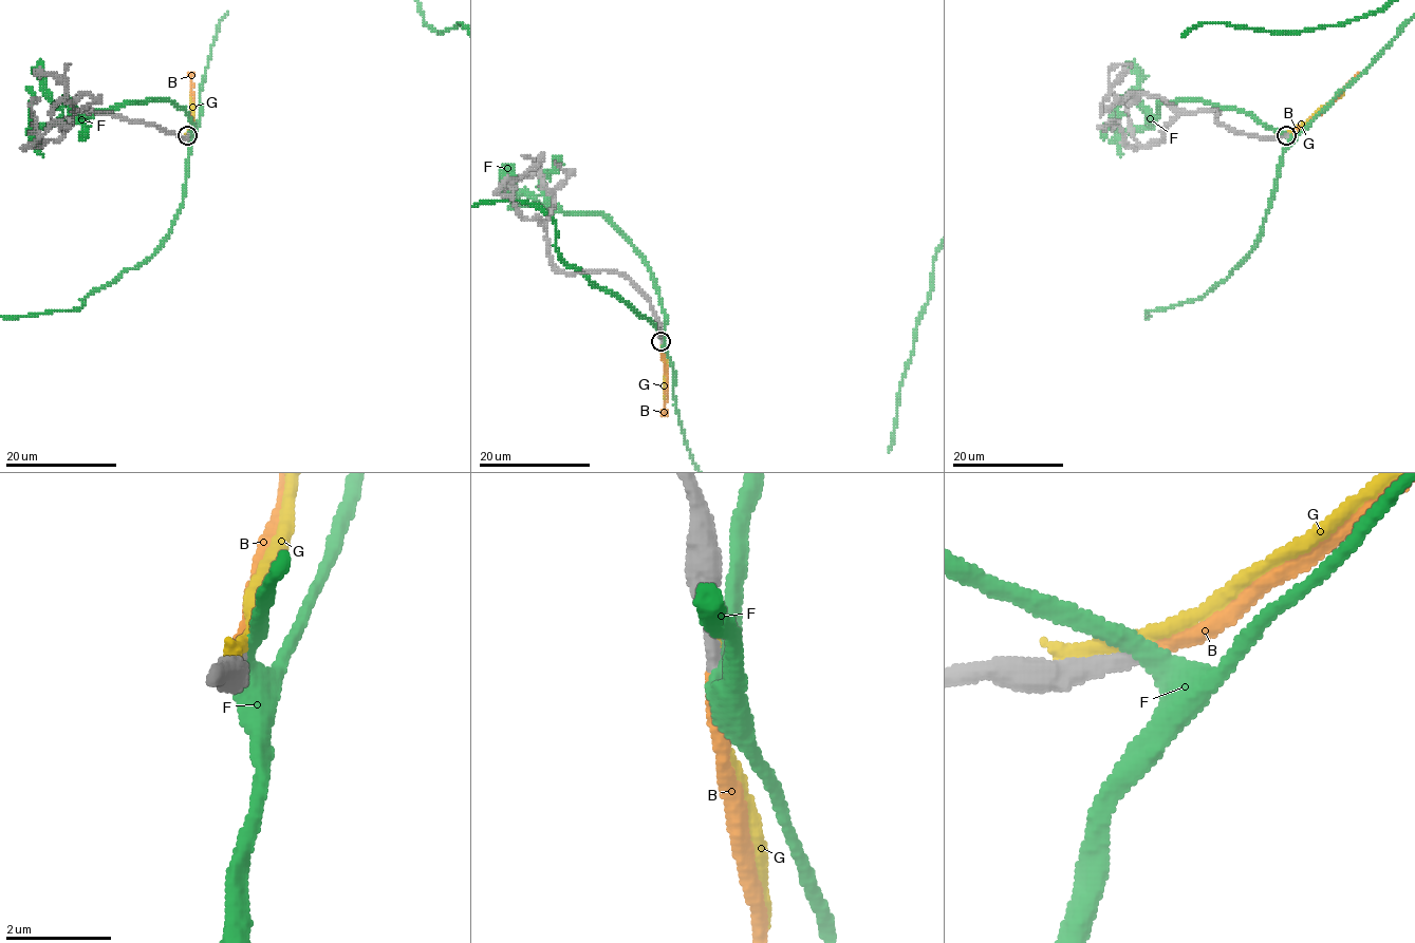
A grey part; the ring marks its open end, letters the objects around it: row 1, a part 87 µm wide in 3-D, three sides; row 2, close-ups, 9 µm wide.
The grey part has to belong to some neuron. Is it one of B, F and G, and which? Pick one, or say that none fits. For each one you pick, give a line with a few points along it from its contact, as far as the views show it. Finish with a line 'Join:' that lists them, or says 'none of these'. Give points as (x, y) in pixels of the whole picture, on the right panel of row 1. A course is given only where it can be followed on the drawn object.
B: Its course: (1287, 134), (1296, 133), (1310, 123), (1361, 73)
Join: B

